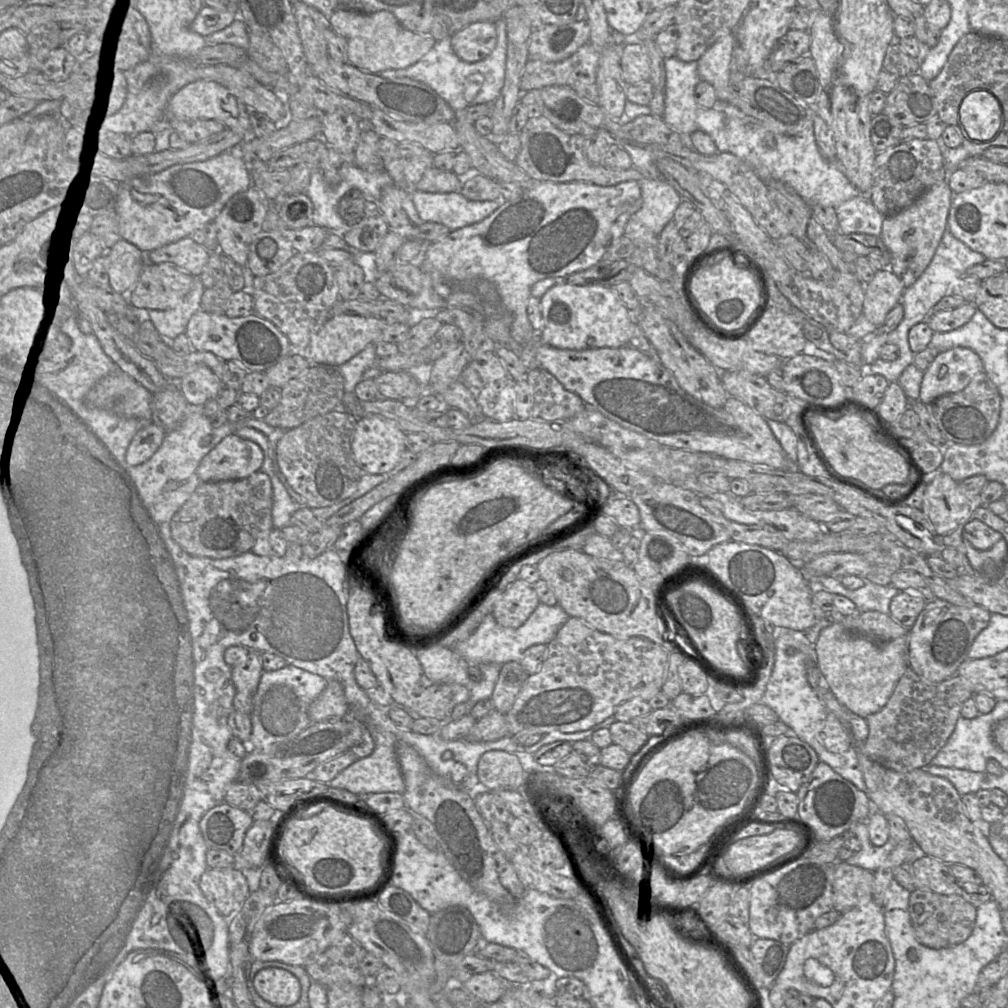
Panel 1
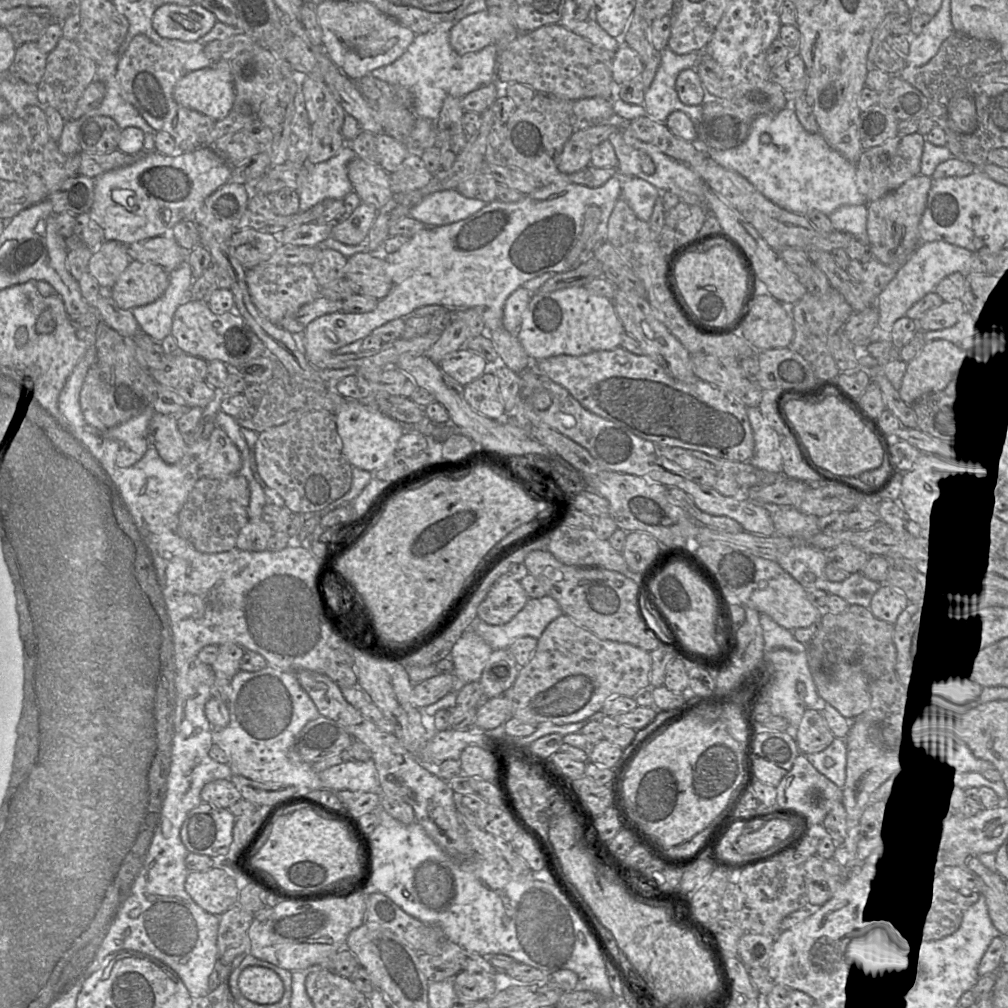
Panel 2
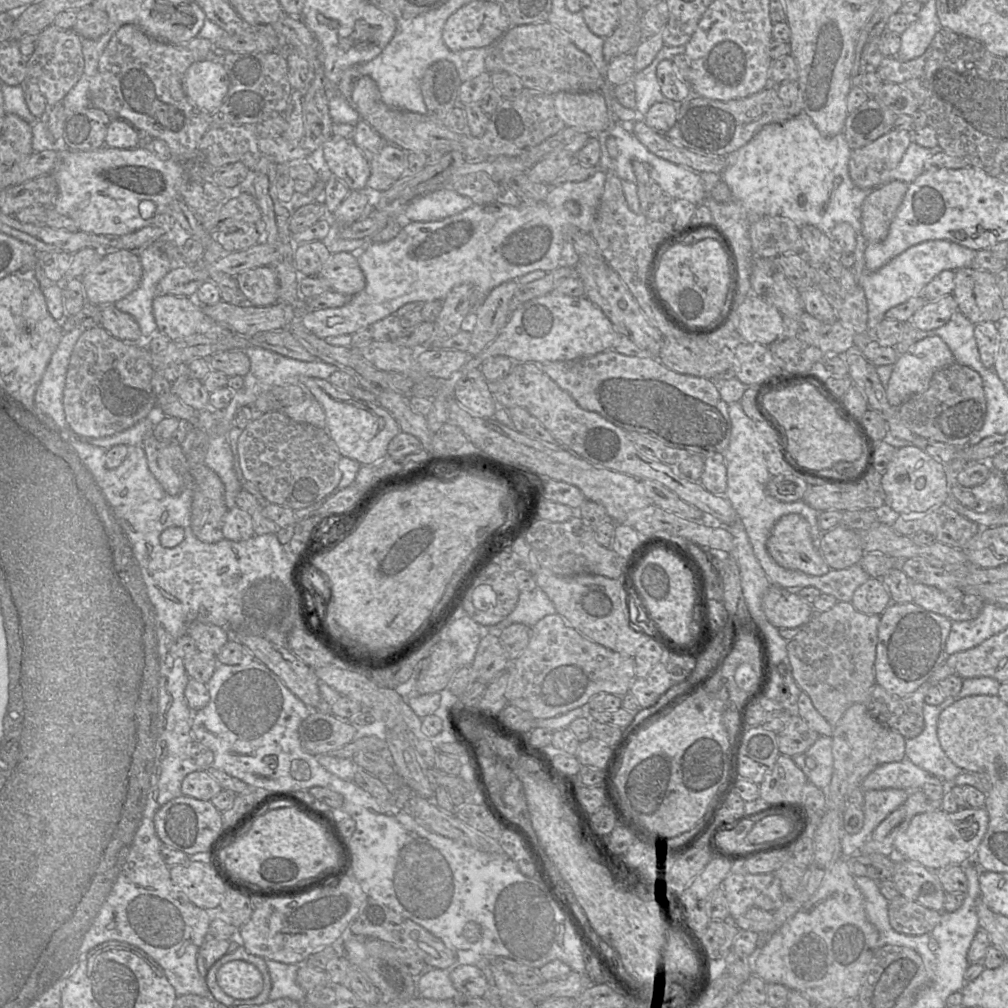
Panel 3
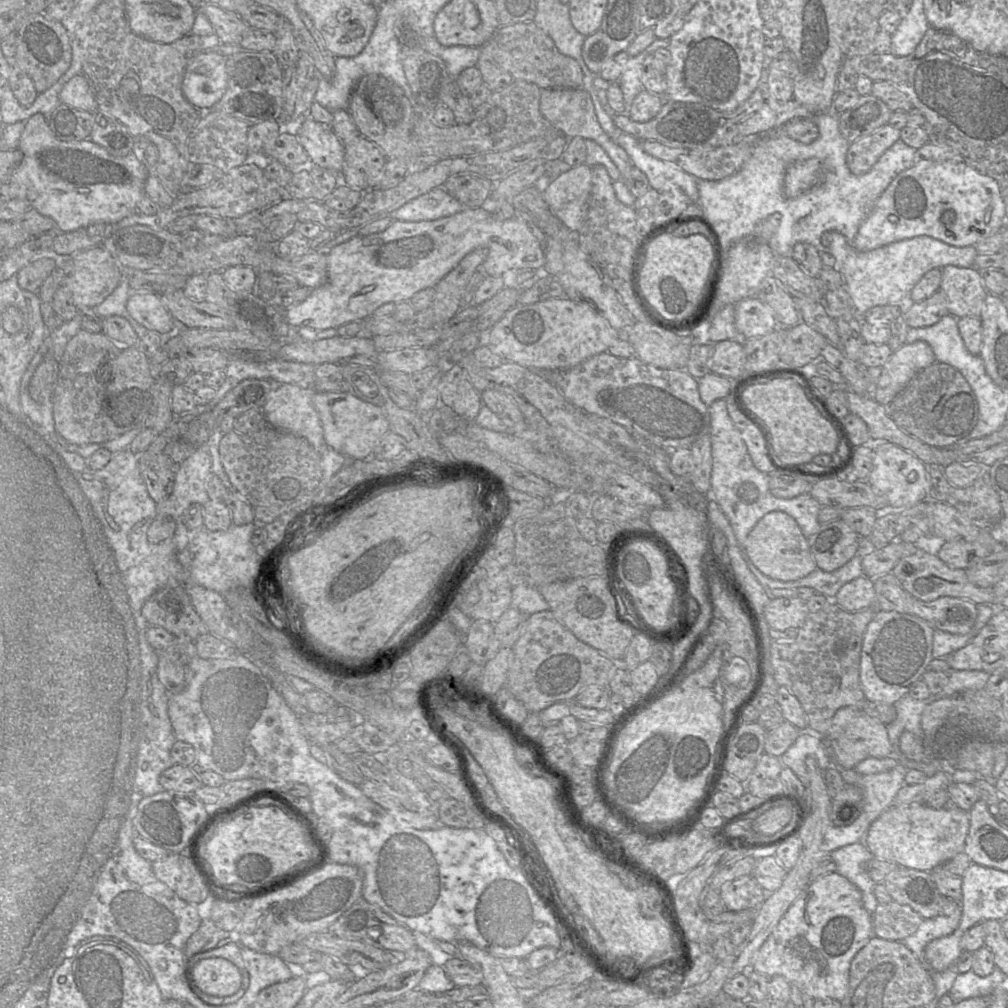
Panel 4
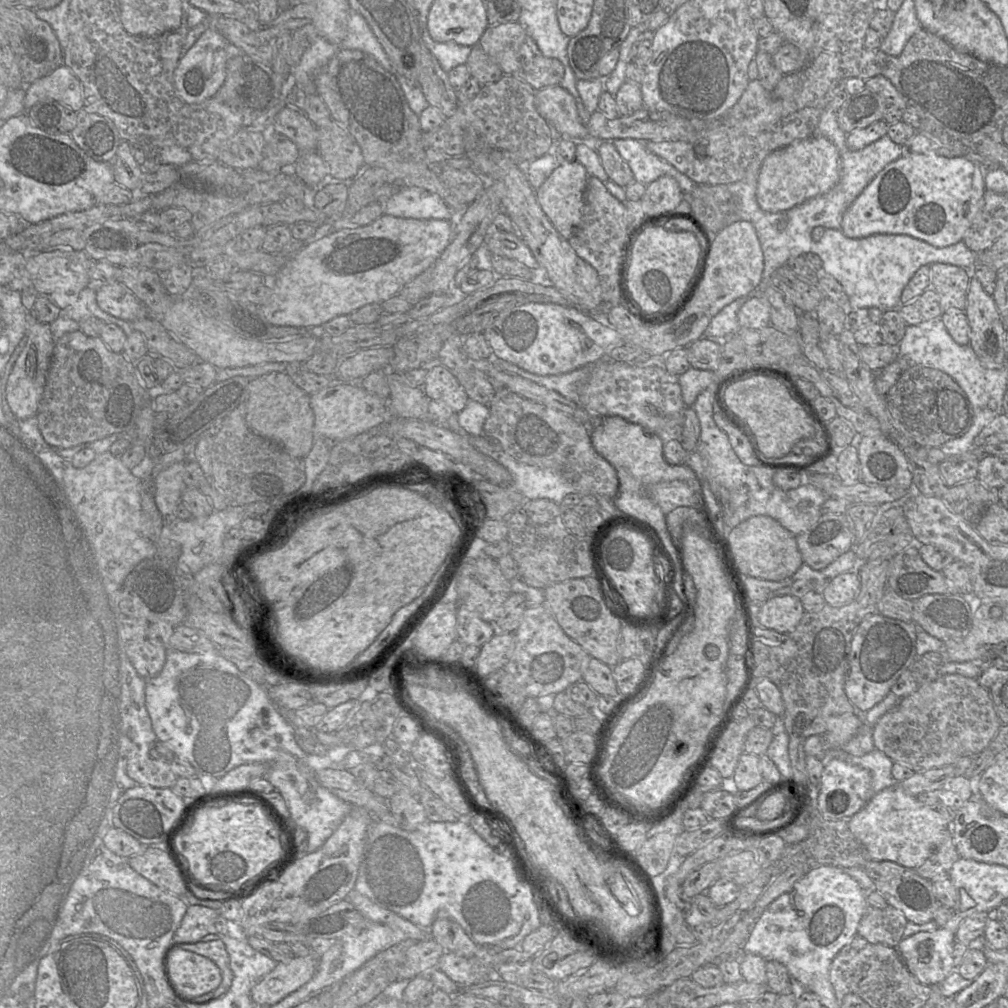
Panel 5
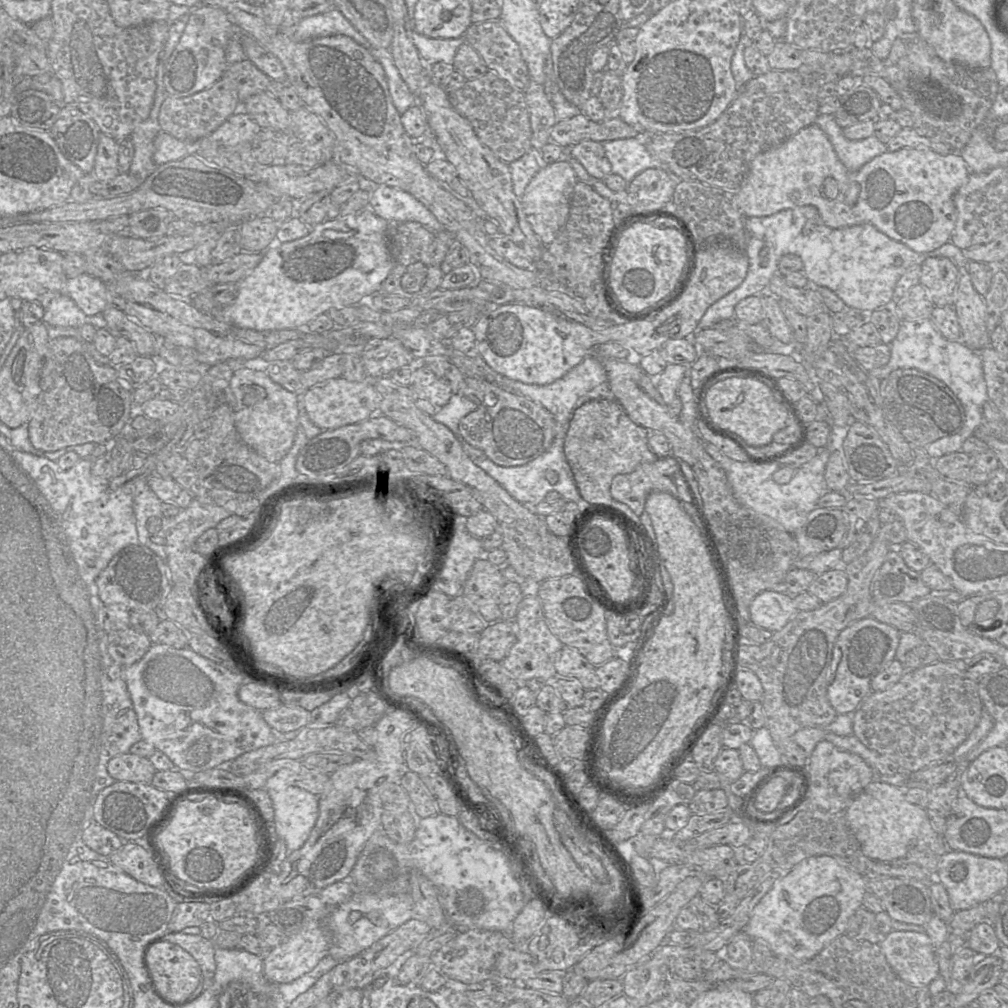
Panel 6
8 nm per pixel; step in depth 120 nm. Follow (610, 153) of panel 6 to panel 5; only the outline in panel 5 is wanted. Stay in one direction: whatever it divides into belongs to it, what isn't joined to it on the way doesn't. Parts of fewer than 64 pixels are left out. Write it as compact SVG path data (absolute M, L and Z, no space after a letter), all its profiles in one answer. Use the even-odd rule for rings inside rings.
M628 138L612 141L613 146L630 166L634 181L648 185L661 176L669 176L676 180L684 194L691 193L696 184L673 165L648 151L645 143Z

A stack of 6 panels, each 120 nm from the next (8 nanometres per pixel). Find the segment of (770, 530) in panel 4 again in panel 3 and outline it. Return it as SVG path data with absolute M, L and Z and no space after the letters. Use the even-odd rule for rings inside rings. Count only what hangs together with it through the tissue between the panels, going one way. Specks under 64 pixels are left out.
M799 514L782 516L775 523L766 546L772 558L786 569L812 576L827 574L831 569L813 542L807 521Z

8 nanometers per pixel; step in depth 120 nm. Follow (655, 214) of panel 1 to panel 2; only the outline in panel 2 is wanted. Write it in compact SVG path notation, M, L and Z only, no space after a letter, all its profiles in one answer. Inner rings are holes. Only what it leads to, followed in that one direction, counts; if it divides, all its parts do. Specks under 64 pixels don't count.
M633 176L620 177L622 177L621 197L639 219L648 222L661 191L643 179Z

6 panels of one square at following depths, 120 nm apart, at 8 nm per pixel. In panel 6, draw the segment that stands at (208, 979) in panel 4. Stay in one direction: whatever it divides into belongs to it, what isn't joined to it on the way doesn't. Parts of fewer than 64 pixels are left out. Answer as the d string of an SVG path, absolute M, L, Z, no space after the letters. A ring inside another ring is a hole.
M163 939L147 947L145 963L154 989L170 1004L189 1001L202 980L200 967L192 955Z

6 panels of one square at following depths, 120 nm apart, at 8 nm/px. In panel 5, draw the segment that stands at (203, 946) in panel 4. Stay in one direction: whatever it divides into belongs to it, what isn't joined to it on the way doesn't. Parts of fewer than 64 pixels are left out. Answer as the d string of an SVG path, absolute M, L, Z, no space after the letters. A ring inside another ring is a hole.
M189 905L174 935L174 944L221 940L215 921L218 912L201 905Z

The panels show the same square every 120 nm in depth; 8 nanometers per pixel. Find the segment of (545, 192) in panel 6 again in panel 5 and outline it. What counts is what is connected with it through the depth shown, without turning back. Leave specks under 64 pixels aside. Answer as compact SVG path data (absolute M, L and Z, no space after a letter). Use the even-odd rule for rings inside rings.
M578 161L560 164L535 191L544 213L558 233L565 239L569 239L574 234L580 223L588 177L586 168Z

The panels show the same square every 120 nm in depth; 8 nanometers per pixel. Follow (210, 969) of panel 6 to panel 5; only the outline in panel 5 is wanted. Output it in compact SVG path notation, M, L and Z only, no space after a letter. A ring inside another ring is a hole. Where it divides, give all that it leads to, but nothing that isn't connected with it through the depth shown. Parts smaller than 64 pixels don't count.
M209 940L197 943L174 944L181 949L191 951L197 955L212 960L220 969L222 982L220 986L209 993L193 998L194 1003L202 1004L224 995L230 988L233 974L229 966L229 955L225 944L221 940Z

